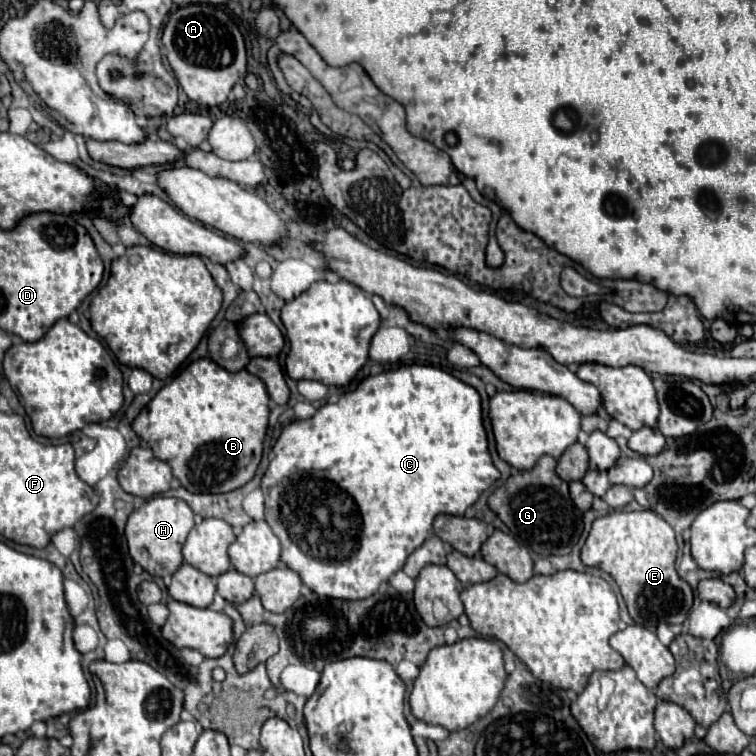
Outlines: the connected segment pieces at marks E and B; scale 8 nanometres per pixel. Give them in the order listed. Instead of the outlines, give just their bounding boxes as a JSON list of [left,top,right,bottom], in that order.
[[581,511,693,627],[133,357,269,493]]

